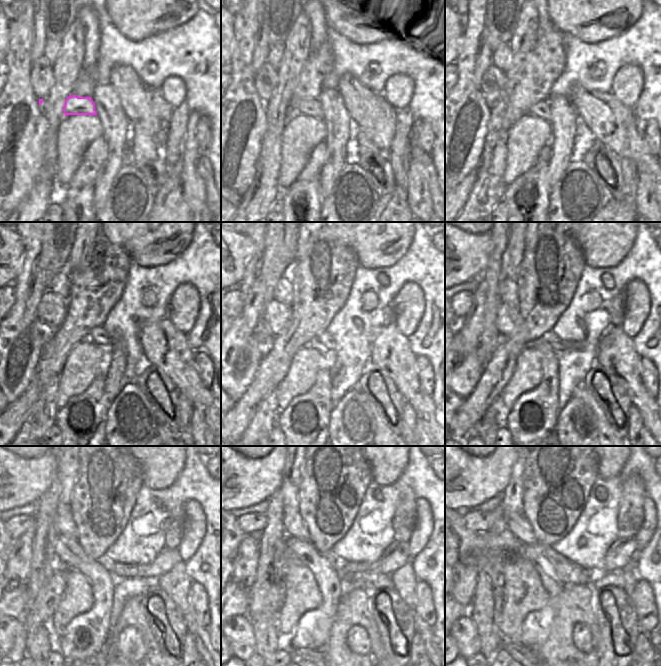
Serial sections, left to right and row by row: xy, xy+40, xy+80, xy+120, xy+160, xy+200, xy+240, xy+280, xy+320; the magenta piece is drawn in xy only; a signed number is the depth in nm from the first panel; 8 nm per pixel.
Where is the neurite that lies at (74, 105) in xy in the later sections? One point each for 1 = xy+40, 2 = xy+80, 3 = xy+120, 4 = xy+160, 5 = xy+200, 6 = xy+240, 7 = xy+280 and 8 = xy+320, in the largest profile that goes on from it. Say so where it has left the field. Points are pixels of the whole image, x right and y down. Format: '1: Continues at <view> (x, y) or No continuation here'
1: Continues at xy+40 (311, 107)
2: Continues at xy+80 (541, 109)
3: Continues at xy+120 (98, 335)
4: Continues at xy+160 (323, 337)
5: Continues at xy+200 (550, 338)
6: Continues at xy+240 (165, 561)
7: Continues at xy+280 (396, 555)
8: Continues at xy+320 (622, 552).

